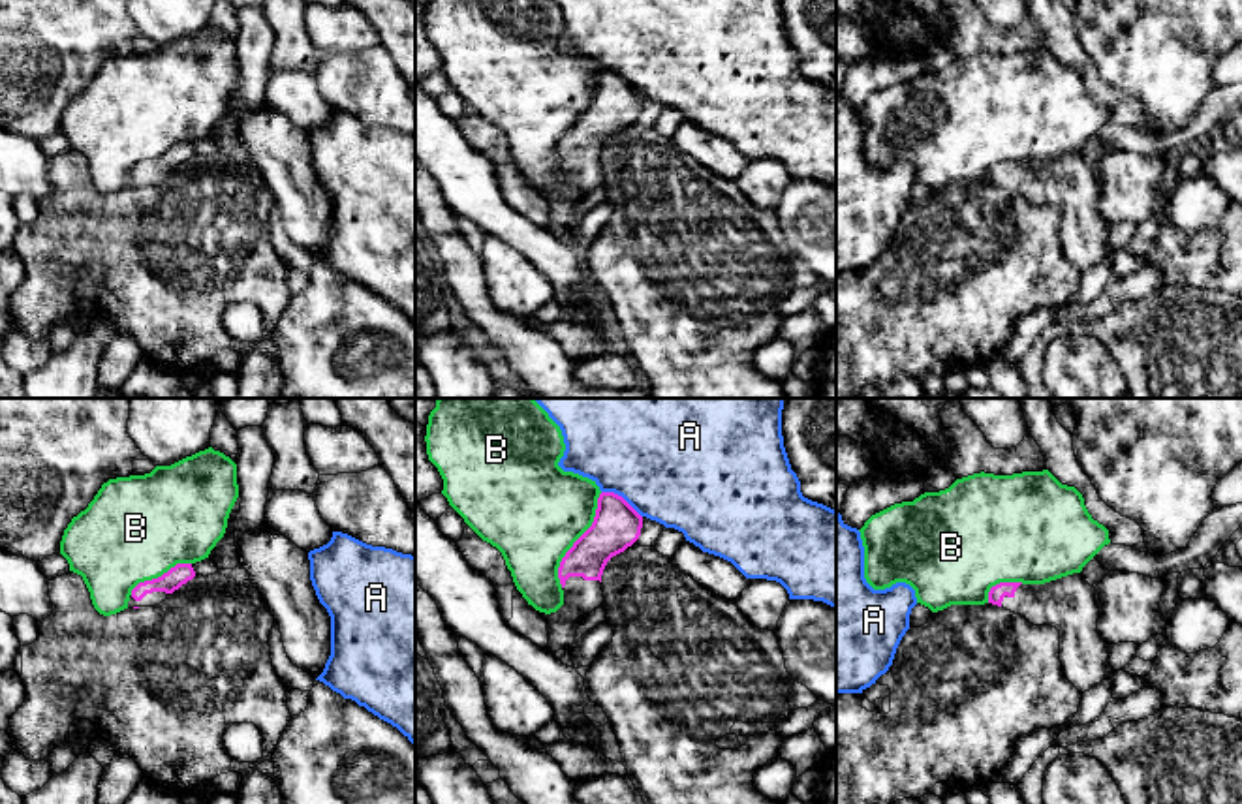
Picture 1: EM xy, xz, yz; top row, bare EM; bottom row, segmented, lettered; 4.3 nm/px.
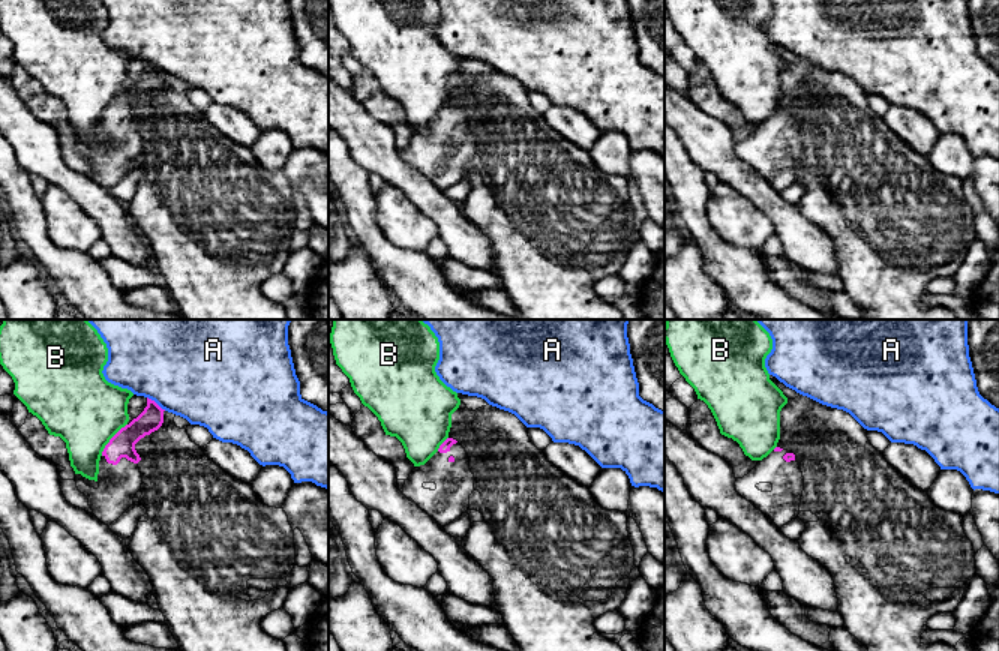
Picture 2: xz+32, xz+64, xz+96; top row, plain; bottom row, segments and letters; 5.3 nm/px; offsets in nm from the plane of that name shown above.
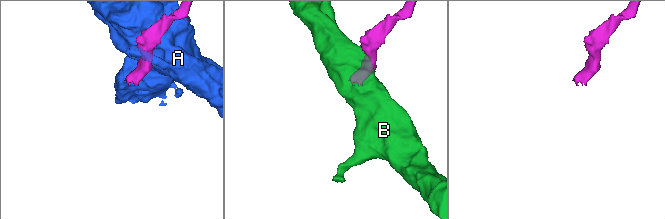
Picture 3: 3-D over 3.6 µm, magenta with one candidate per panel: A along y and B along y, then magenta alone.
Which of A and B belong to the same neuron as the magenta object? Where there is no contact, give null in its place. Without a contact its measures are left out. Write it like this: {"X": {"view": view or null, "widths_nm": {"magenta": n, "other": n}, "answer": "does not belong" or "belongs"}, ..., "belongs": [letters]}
{"A": {"view": "xz", "widths_nm": {"magenta": 200, "other": 500}, "answer": "does not belong"}, "B": {"view": "xz", "widths_nm": {"magenta": 200, "other": 440}, "answer": "does not belong"}, "belongs": []}

